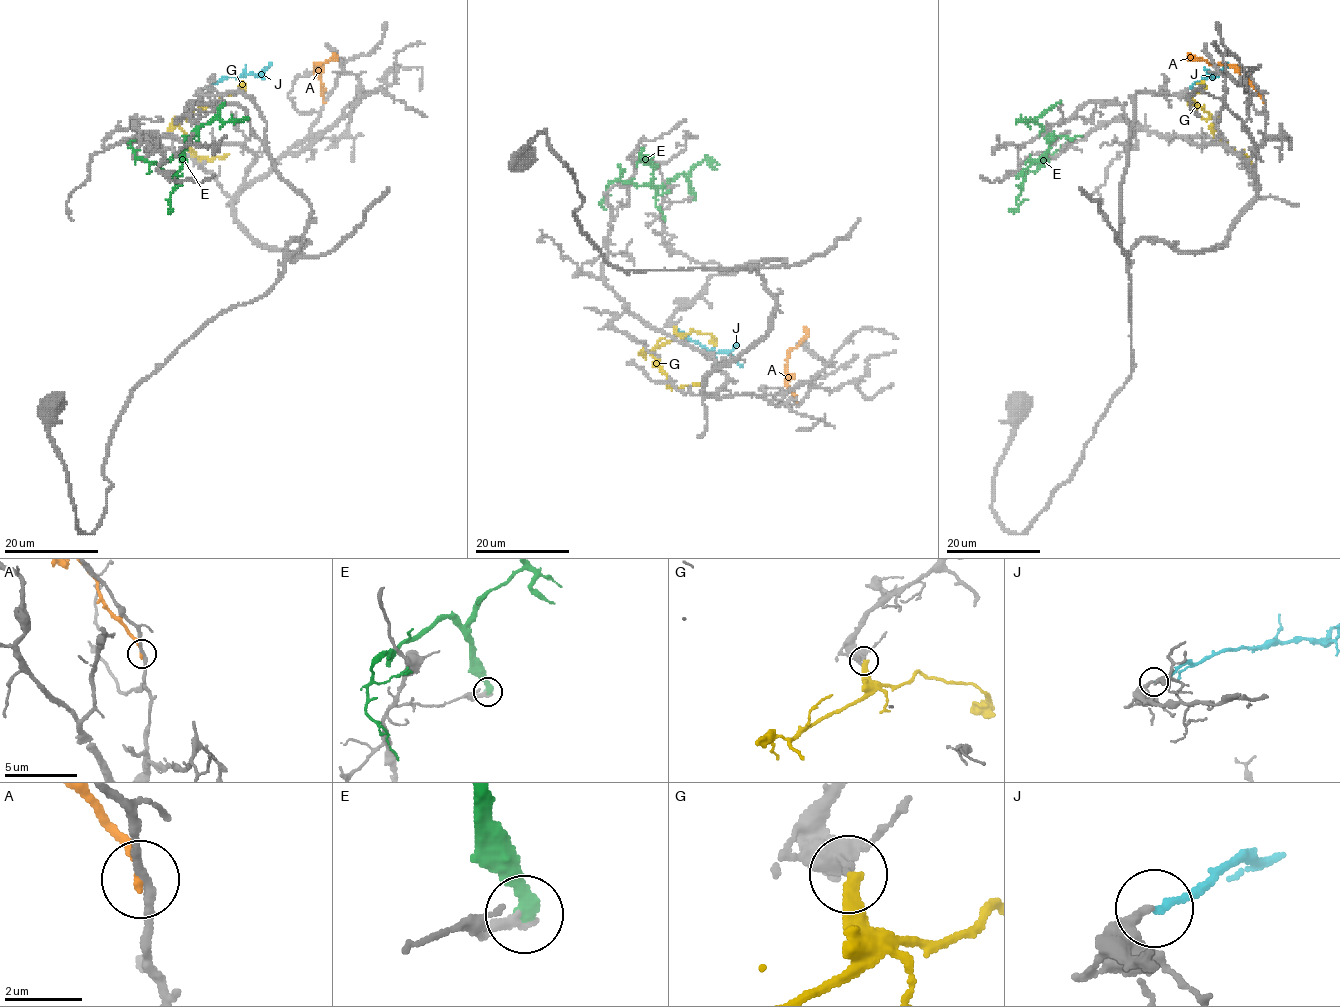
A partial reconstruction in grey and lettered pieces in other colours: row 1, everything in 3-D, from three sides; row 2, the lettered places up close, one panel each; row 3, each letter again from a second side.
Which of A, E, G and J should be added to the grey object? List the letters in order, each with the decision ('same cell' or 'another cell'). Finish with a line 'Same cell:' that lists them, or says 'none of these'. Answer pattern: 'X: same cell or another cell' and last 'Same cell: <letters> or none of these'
A: another cell
E: another cell
G: another cell
J: same cell
Same cell: J

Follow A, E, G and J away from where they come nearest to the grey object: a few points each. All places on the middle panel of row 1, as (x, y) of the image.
A: (796, 403), (786, 382), (788, 353), (806, 334), (804, 326)
E: (694, 197), (690, 182), (681, 174), (657, 187), (616, 180), (606, 186), (600, 205), (606, 209)
G: (674, 326), (674, 337), (651, 352), (656, 364), (678, 387), (700, 385)
J: (674, 328), (705, 348), (726, 352), (742, 366)

